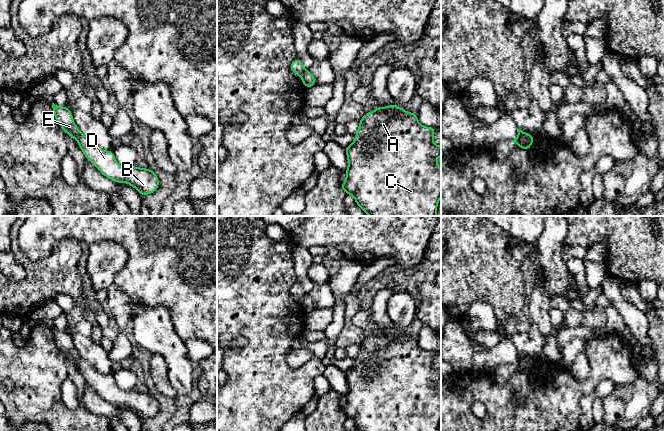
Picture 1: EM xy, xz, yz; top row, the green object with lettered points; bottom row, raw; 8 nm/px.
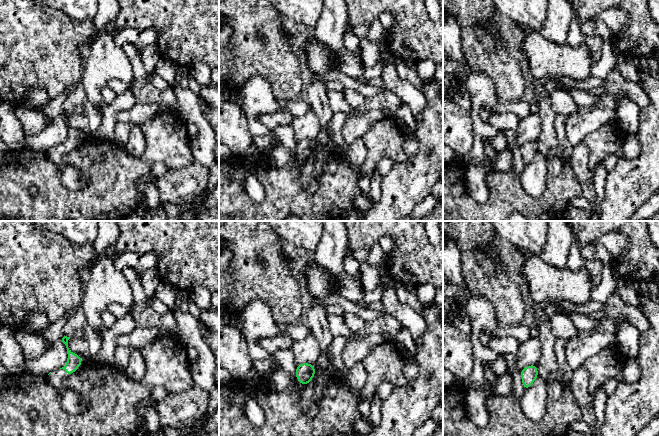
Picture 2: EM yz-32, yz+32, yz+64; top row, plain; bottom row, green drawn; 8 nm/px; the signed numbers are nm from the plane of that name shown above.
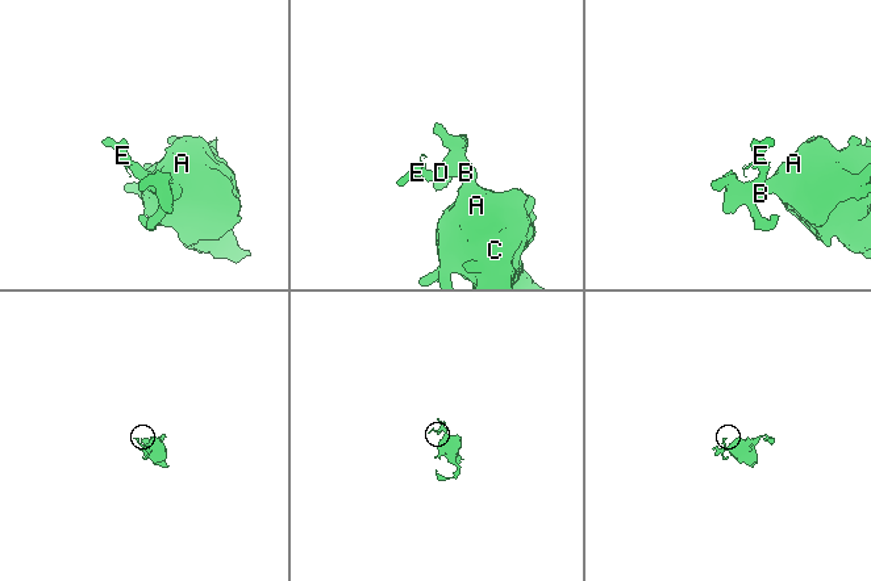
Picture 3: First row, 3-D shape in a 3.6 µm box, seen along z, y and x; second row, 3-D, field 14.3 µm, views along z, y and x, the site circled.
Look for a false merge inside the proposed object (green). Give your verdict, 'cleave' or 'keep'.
cleave

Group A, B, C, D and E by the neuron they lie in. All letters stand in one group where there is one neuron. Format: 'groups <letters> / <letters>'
groups A B C D / E

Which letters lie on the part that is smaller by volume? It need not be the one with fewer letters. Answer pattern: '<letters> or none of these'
E

